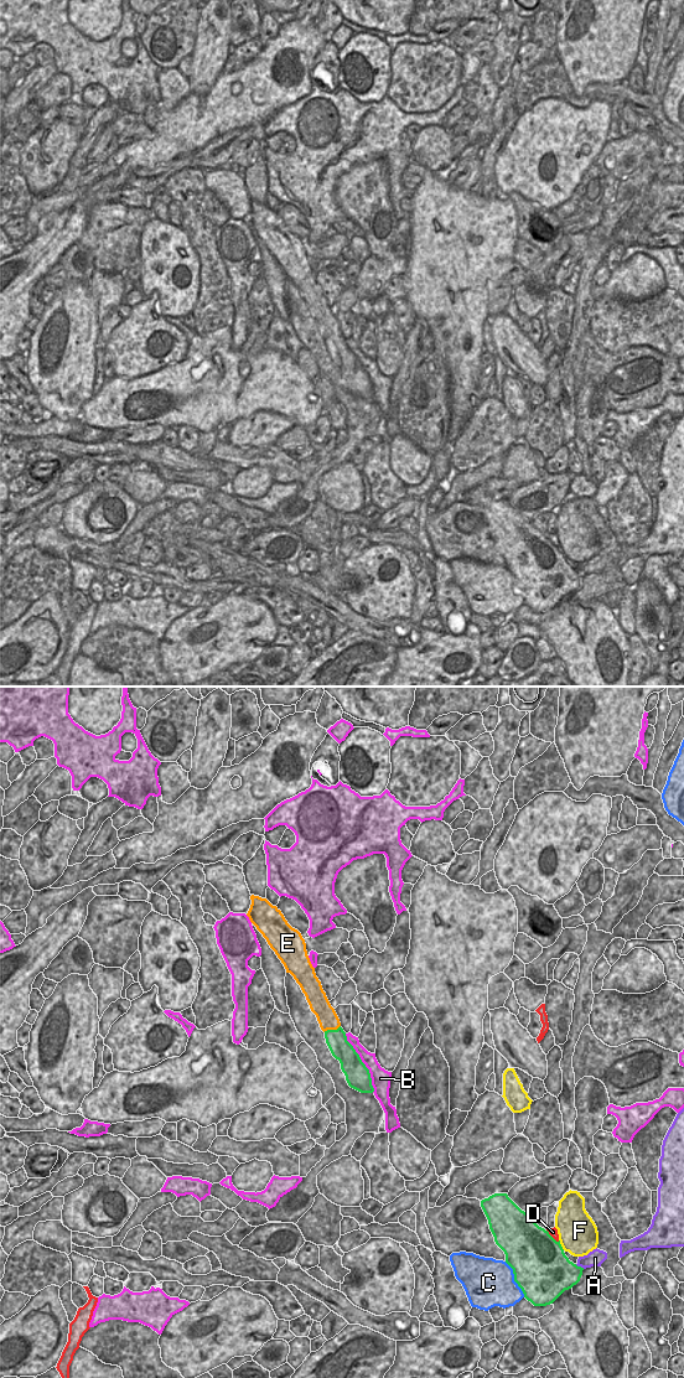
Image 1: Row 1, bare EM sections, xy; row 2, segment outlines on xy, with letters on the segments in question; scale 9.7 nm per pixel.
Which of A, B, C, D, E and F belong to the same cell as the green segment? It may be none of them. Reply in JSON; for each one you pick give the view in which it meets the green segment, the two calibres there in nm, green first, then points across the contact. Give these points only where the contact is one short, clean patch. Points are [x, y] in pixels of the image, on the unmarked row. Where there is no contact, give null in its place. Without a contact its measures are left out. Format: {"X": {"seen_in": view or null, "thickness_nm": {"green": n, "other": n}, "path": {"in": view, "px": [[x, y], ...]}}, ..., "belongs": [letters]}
{"E": {"seen_in": "xy", "thickness_nm": {"green": 200, "other": 190}, "path": {"in": "xy", "px": [[336, 346], [331, 336], [326, 321]]}}, "belongs": ["E"]}

